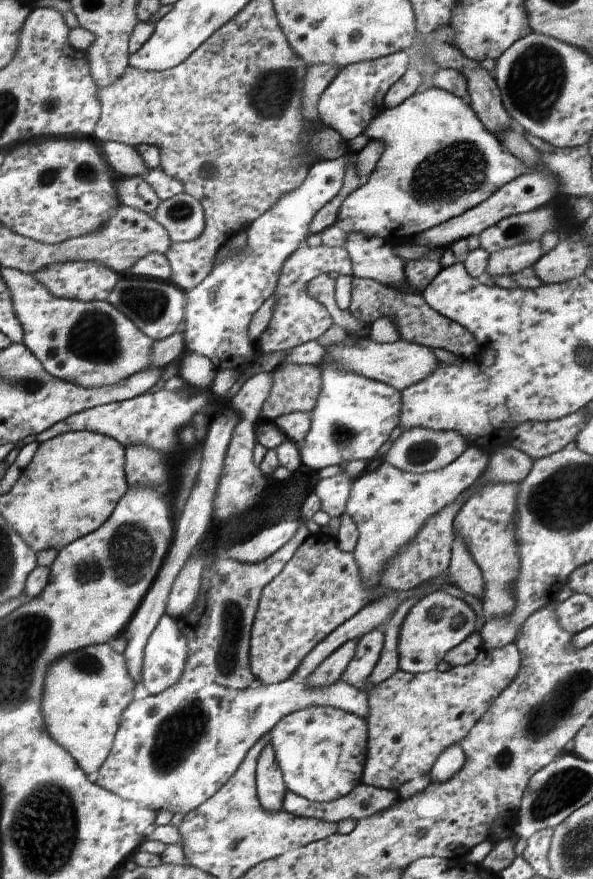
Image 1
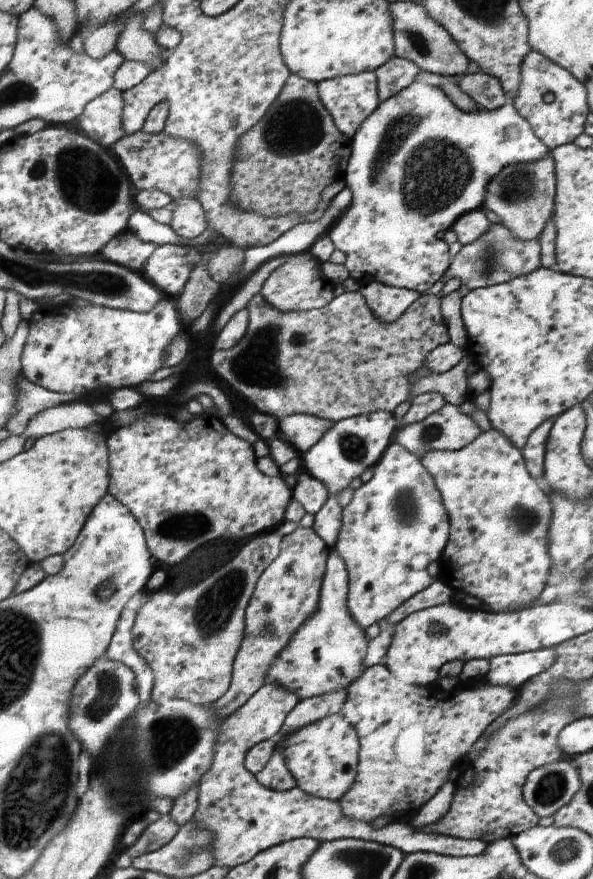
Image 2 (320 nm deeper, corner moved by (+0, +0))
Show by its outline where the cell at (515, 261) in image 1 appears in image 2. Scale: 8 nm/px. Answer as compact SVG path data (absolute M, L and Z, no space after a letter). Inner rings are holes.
M546 153L535 161L527 163L510 163L501 168L492 178L491 183L487 186L483 196L483 207L493 210L496 216L500 218L500 223L508 227L511 233L520 240L529 241L540 236L546 223L553 218L554 197L556 188L555 162L554 159Z

